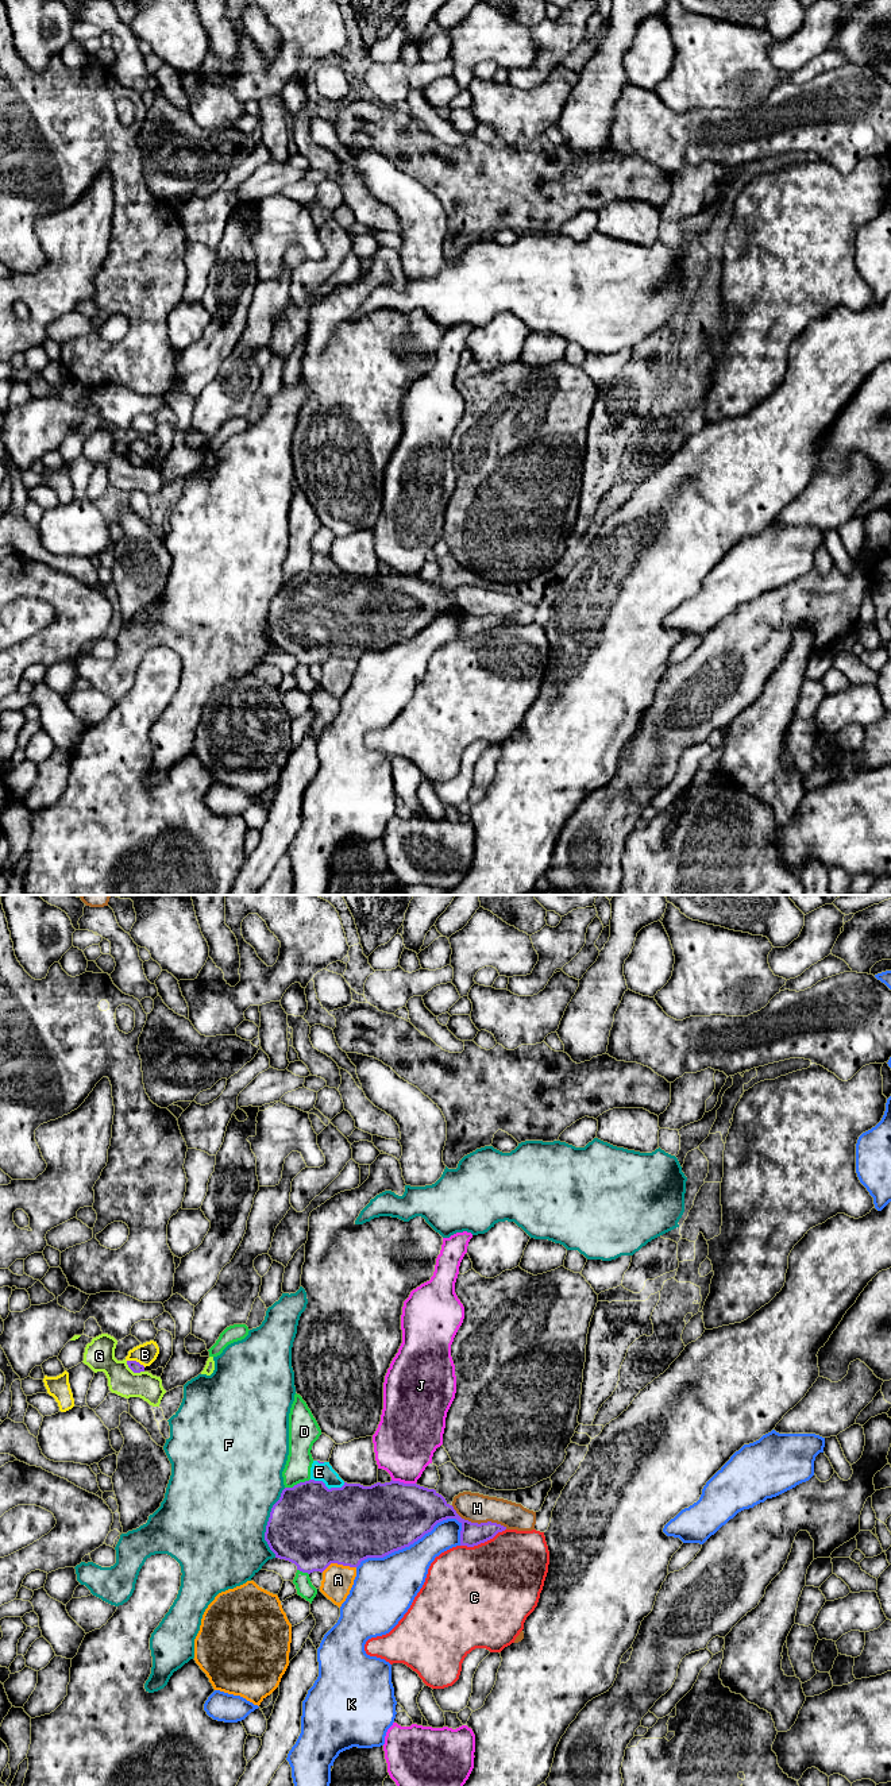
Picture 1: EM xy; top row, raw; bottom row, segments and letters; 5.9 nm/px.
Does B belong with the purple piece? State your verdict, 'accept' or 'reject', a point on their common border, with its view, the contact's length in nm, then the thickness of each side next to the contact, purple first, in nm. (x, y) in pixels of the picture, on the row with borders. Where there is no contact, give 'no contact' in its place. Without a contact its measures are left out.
reject; meets purple in xy at (135, 1361); contact 120 nm long; 70 nm thick on the purple side, 120 nm on the other

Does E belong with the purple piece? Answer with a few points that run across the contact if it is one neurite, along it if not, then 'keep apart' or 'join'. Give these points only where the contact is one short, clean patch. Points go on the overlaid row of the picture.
join

